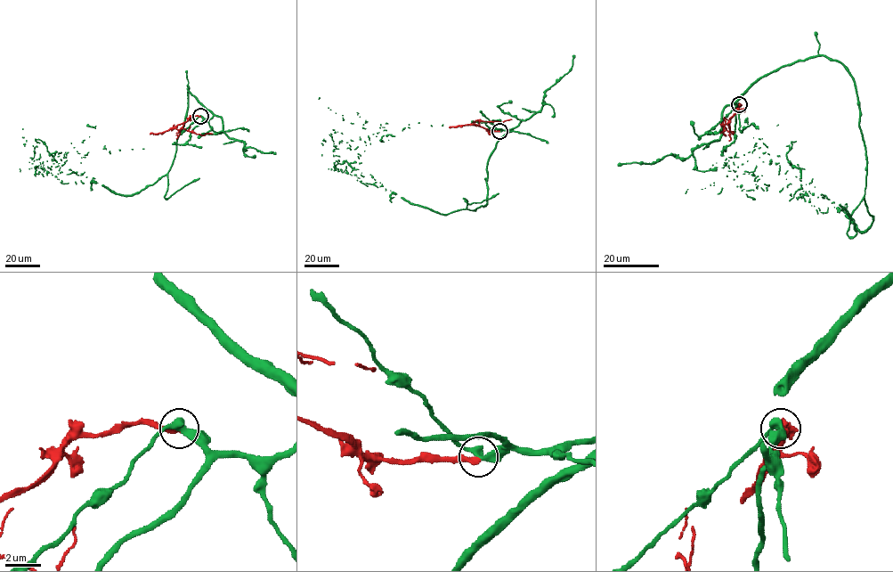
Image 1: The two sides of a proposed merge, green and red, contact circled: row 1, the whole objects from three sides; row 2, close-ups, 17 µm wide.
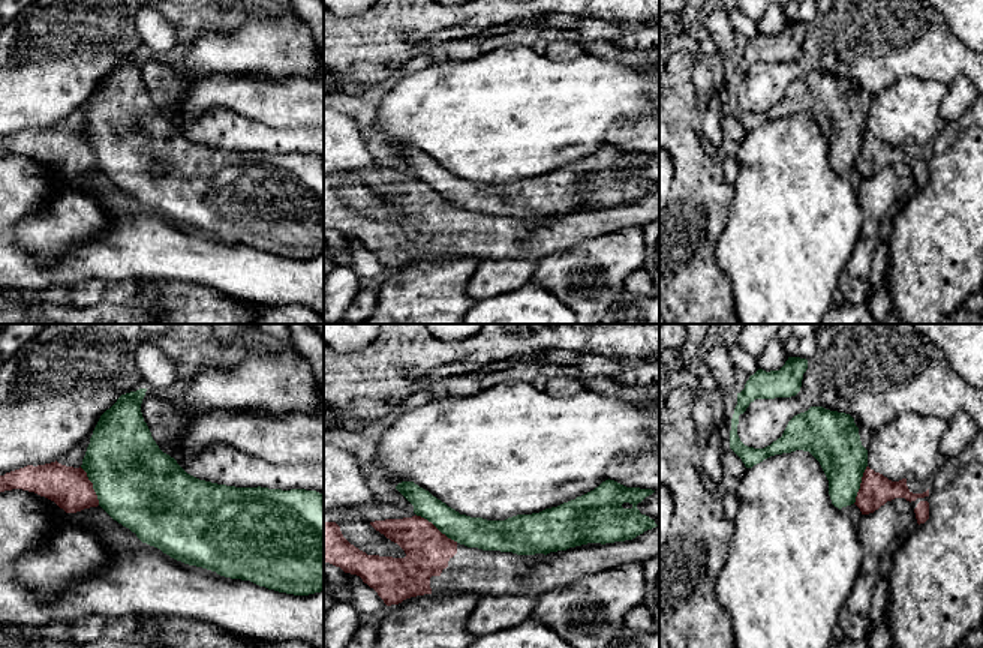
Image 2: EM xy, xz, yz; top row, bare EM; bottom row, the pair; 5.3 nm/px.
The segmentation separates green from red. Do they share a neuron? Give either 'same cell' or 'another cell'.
another cell

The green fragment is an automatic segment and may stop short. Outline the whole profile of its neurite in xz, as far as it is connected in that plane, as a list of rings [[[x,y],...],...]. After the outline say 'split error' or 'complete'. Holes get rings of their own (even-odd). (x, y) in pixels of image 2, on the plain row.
[[[610,142],[557,171],[505,184],[460,178],[414,146],[402,146],[396,153],[414,170],[417,180],[432,186],[448,202],[483,214],[547,219],[587,207],[632,204],[658,190],[637,172],[655,154],[626,152]]]; complete

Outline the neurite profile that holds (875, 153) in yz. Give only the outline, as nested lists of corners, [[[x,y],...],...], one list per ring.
[[[866,130],[854,168],[860,172],[862,178],[869,178],[887,165],[905,162],[914,171],[916,183],[920,189],[929,183],[928,160],[929,148],[920,146],[913,138],[899,146],[892,146]]]

